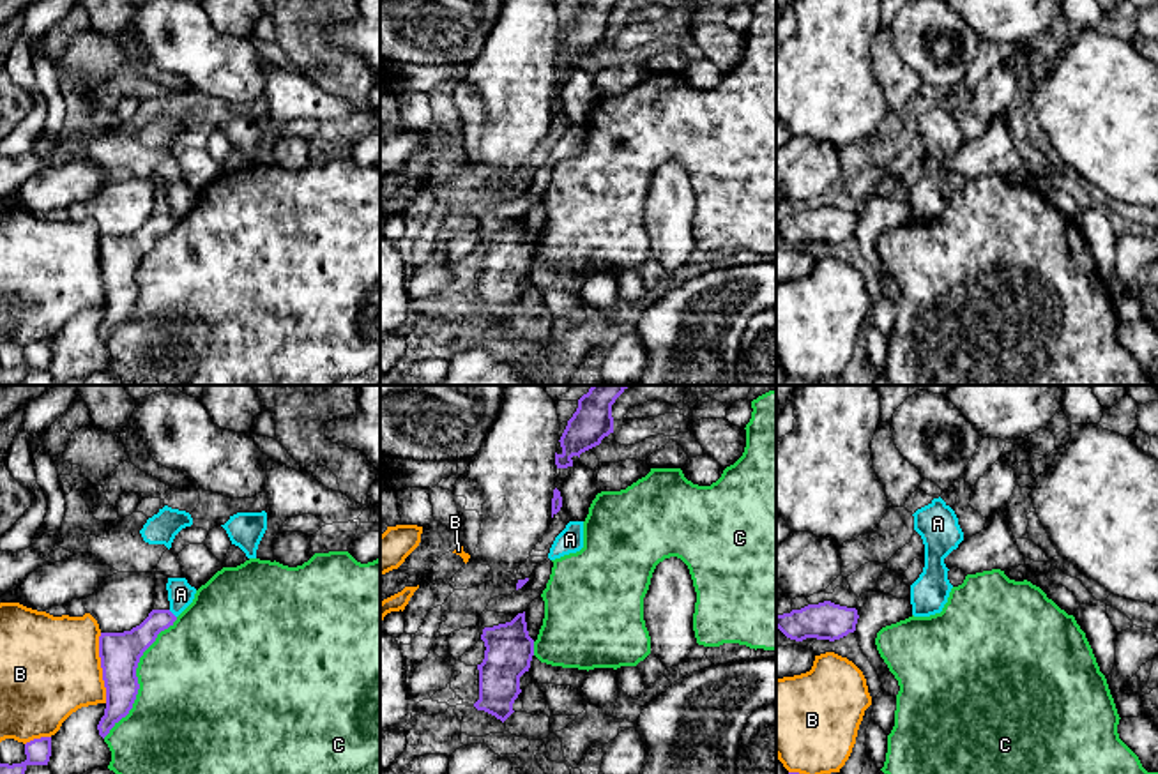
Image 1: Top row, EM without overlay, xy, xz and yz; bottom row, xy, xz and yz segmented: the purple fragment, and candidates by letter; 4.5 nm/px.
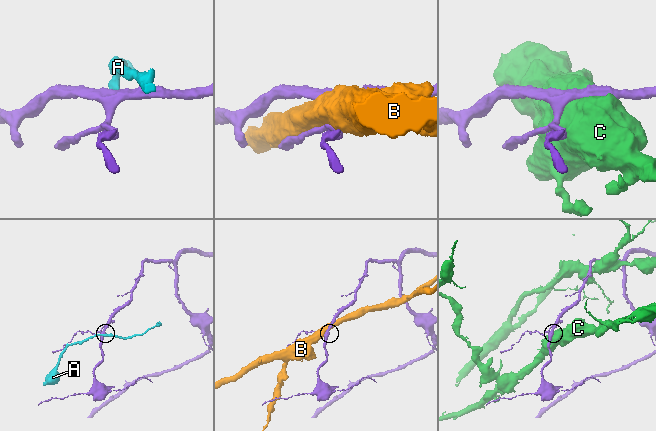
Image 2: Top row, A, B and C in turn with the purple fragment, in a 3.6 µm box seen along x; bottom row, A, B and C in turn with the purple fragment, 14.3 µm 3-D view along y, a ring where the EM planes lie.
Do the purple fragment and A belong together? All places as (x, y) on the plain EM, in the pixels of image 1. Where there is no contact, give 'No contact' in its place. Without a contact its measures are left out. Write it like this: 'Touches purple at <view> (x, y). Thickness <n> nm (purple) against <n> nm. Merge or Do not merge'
Touches purple at xy (172, 218). Thickness 140 nm (purple) against 120 nm. Do not merge

